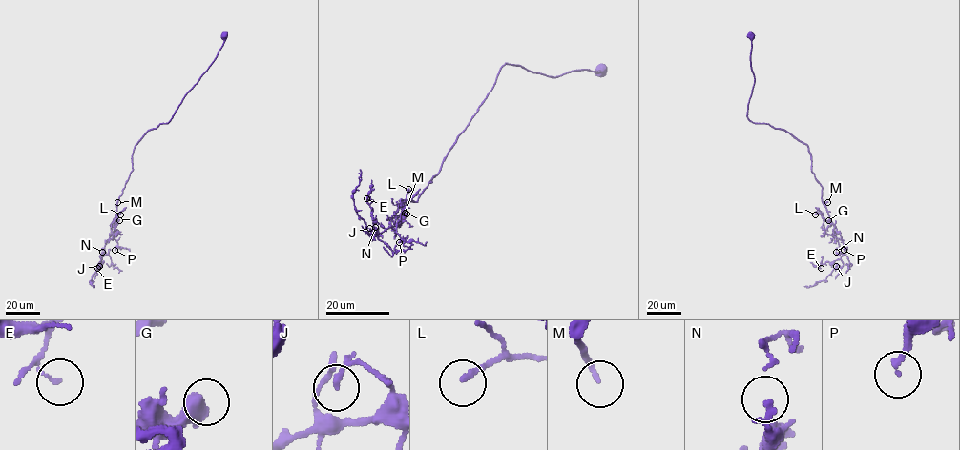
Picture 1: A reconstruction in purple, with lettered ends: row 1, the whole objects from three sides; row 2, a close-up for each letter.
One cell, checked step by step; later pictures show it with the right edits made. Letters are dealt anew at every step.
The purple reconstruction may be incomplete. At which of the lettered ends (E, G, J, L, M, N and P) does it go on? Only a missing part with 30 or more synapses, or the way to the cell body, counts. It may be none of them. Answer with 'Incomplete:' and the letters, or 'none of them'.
Incomplete: G, M

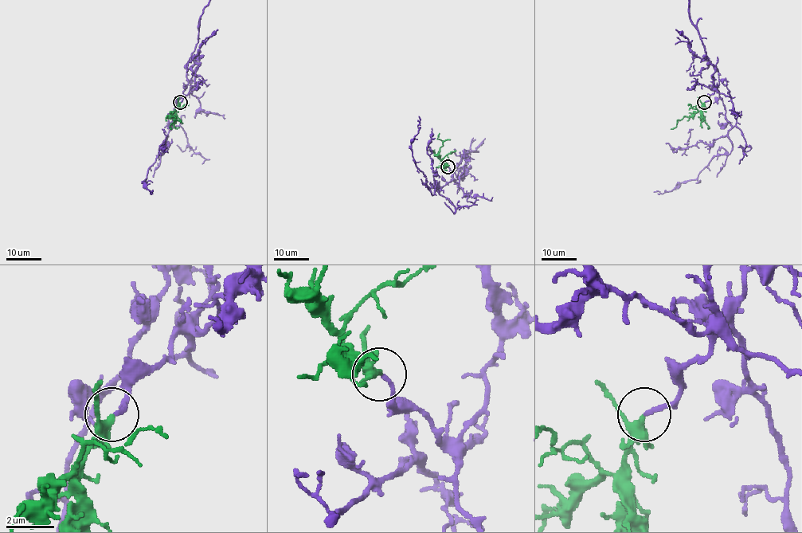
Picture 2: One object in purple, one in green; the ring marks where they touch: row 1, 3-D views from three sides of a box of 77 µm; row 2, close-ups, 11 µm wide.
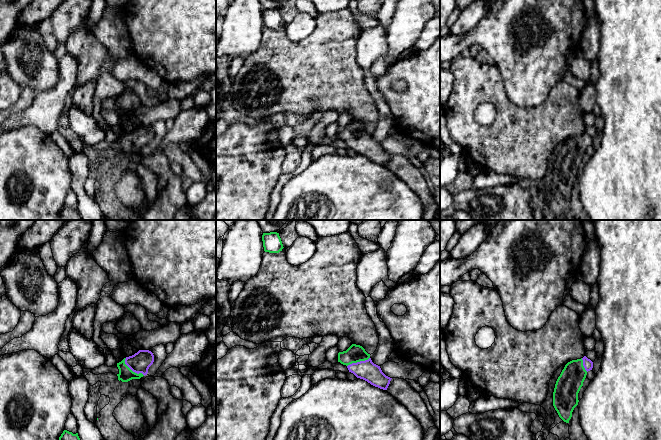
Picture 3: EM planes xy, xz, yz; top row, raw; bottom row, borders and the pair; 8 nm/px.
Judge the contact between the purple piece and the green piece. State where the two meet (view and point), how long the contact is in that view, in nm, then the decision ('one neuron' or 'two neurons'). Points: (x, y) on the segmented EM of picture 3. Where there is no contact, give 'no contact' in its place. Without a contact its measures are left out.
contact xy (133, 371); length 220 nm; one neuron

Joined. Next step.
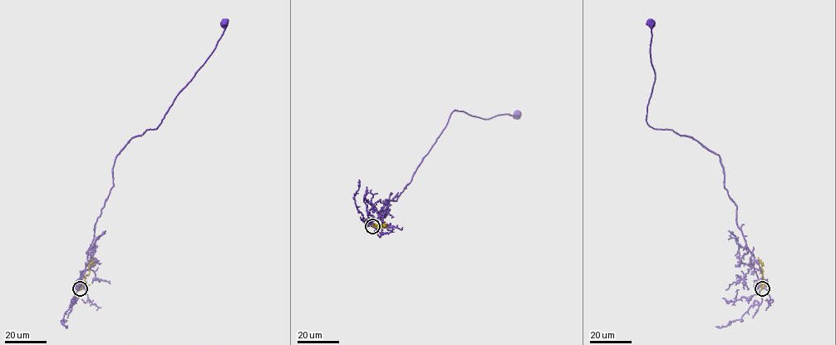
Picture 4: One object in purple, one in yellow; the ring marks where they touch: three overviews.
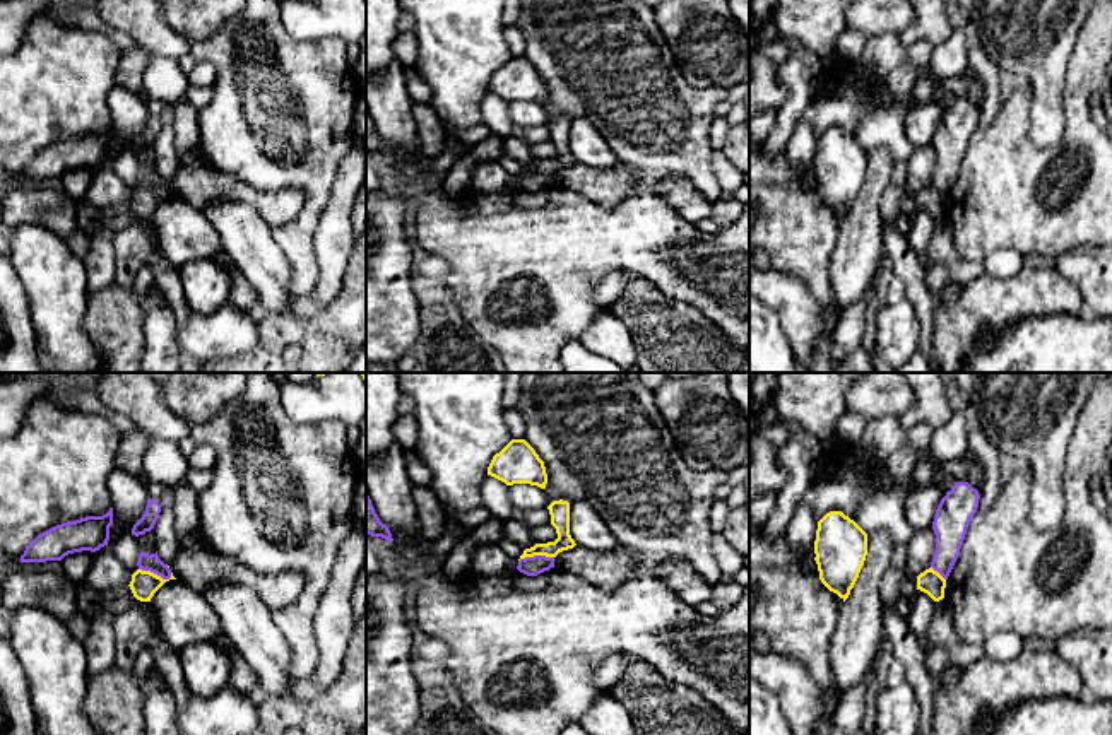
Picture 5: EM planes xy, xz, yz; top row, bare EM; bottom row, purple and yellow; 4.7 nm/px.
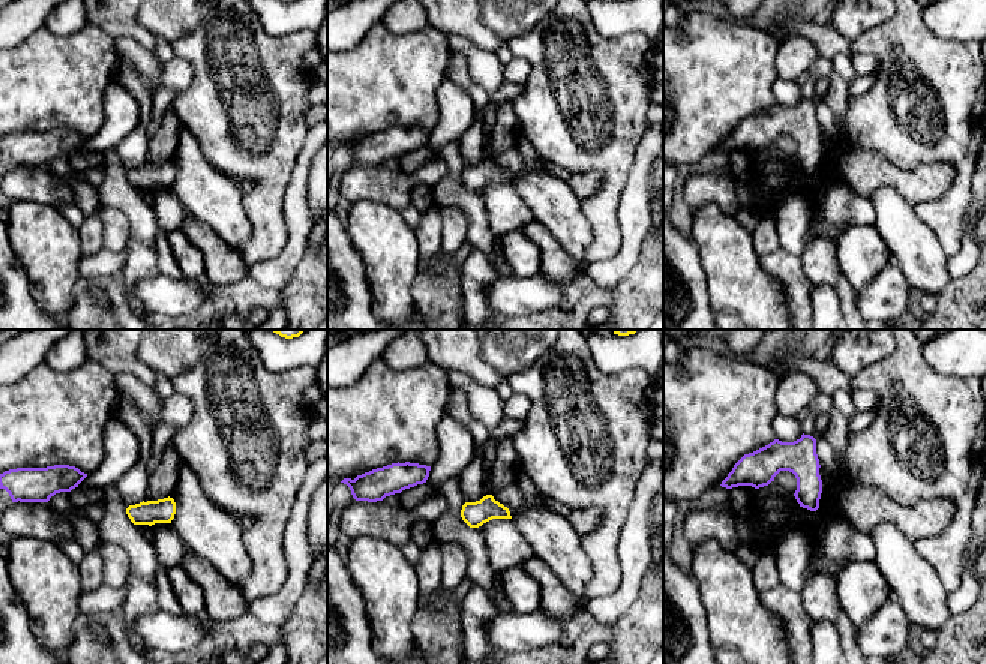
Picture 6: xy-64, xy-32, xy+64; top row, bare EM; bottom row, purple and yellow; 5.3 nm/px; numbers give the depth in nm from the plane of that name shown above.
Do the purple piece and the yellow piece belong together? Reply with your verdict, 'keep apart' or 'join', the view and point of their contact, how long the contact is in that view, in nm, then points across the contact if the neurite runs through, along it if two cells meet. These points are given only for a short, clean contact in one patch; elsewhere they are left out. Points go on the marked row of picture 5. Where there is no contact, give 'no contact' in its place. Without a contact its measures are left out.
keep apart; meets purple in xy at (156, 573); contact 170 nm long; border along xy (139, 568), (163, 578), (171, 576)

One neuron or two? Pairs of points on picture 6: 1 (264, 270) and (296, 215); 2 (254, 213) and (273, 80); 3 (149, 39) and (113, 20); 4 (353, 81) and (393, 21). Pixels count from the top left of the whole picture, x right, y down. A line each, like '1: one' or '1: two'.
1: one
2: one
3: one
4: two

